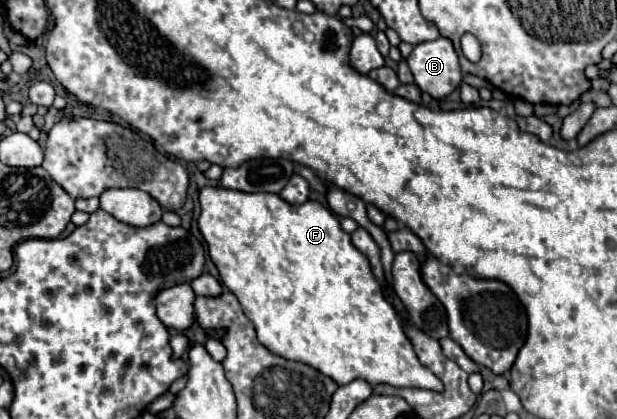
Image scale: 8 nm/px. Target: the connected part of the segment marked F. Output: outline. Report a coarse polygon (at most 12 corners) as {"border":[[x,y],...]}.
{"border":[[202,187],[258,341],[442,391],[330,209]]}

